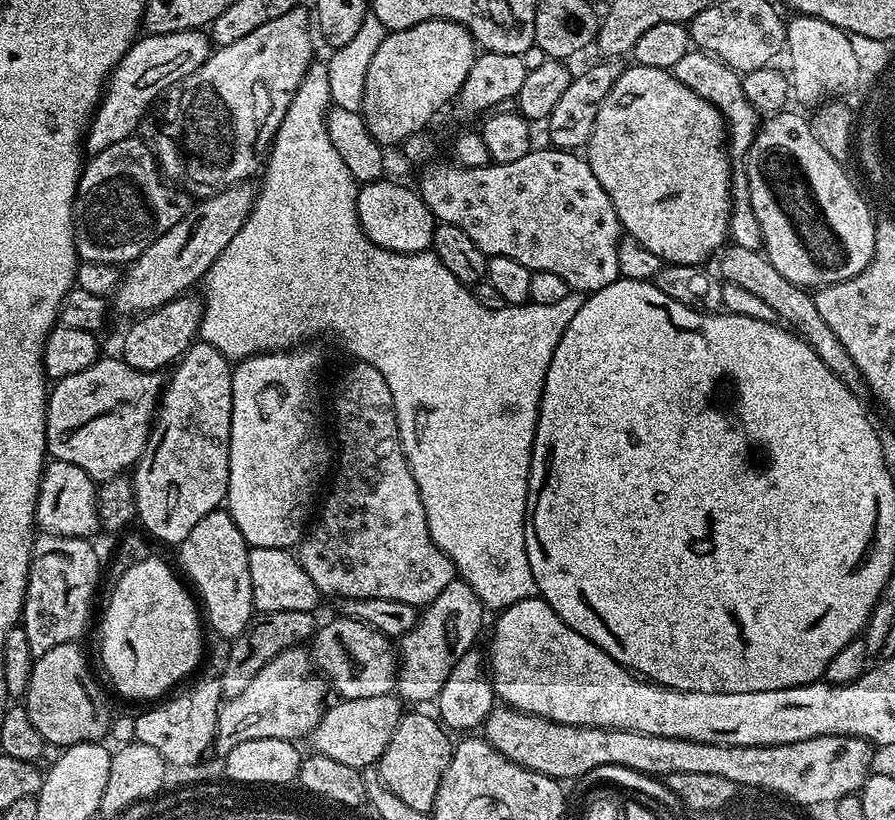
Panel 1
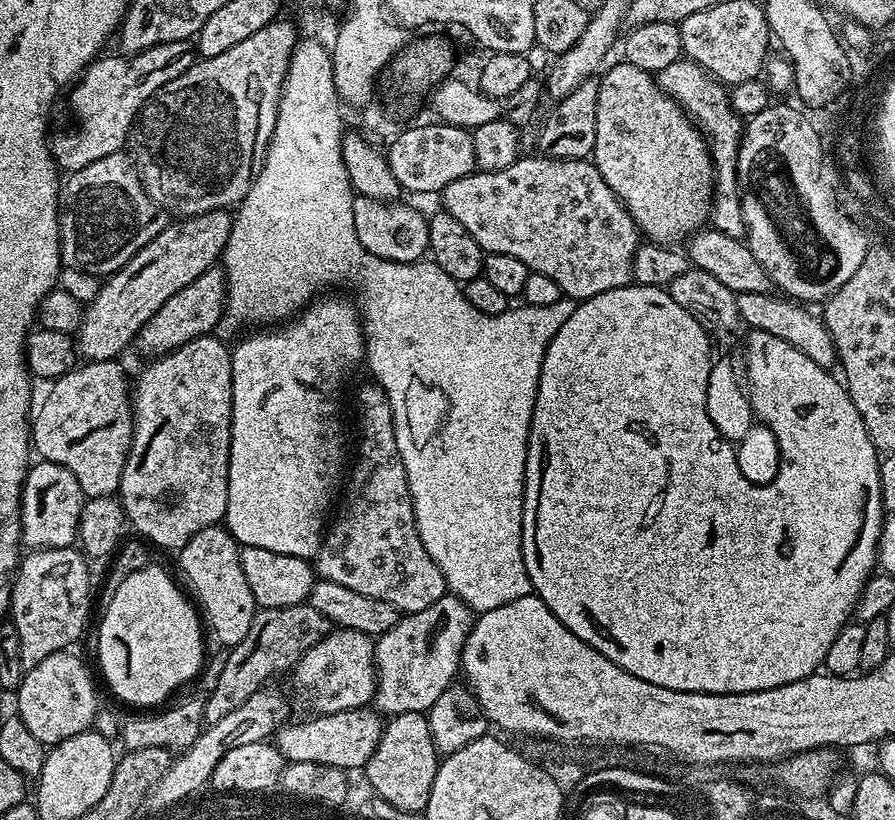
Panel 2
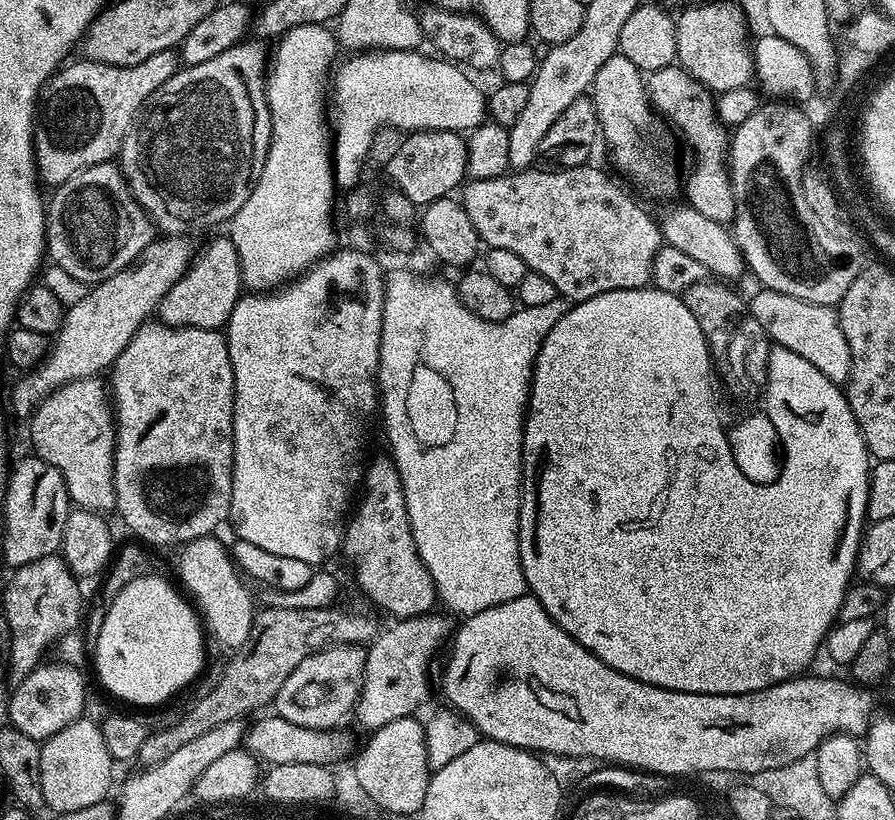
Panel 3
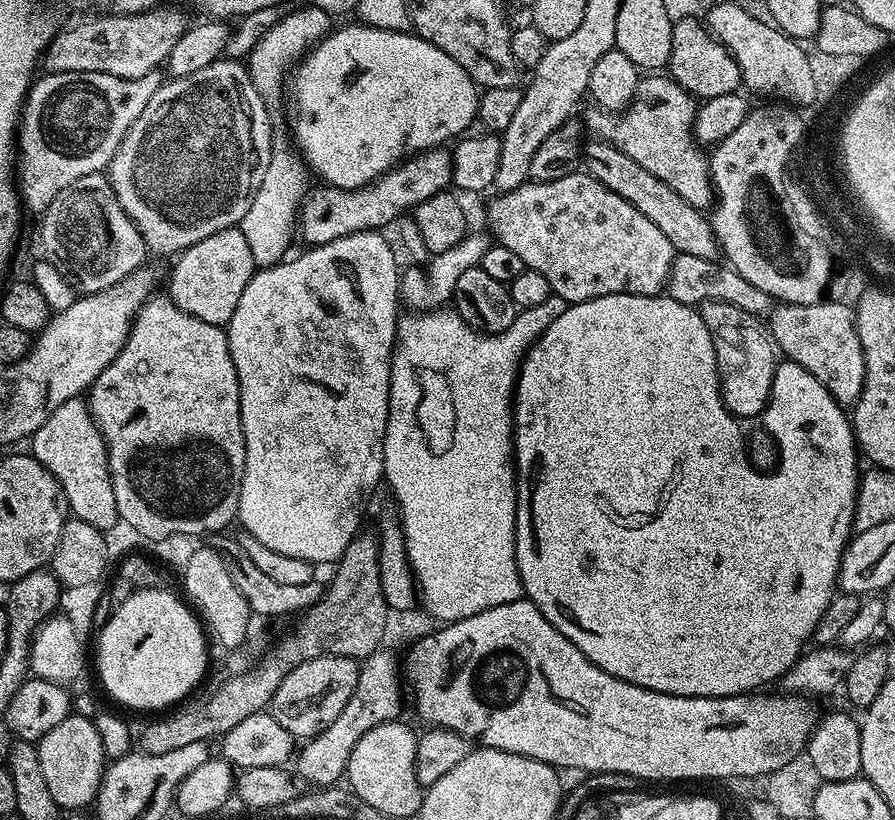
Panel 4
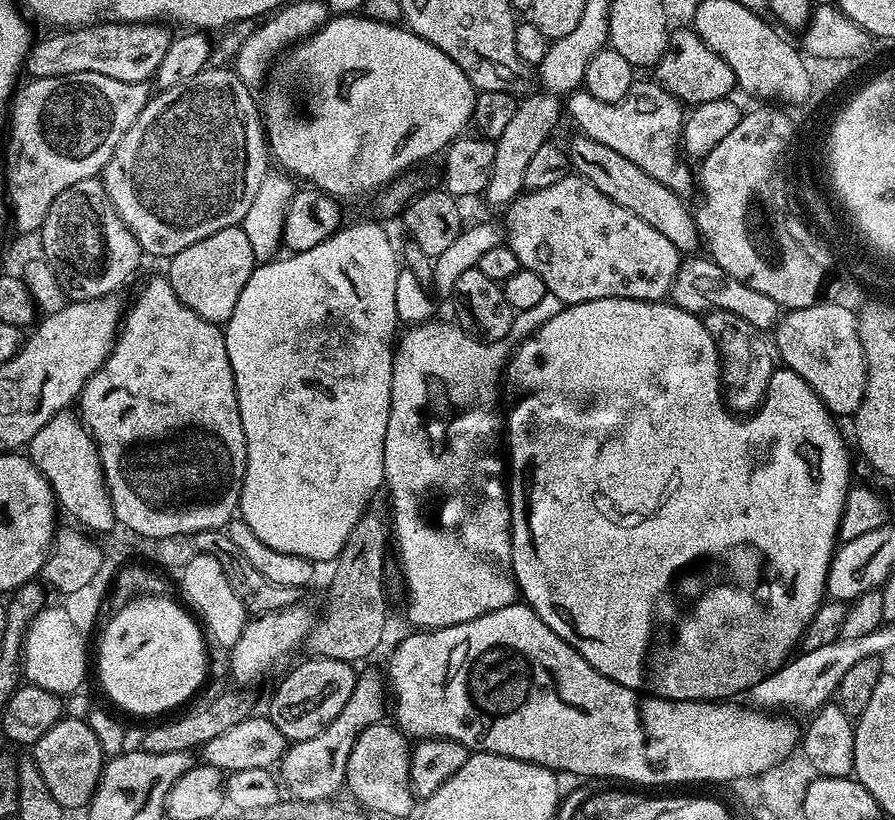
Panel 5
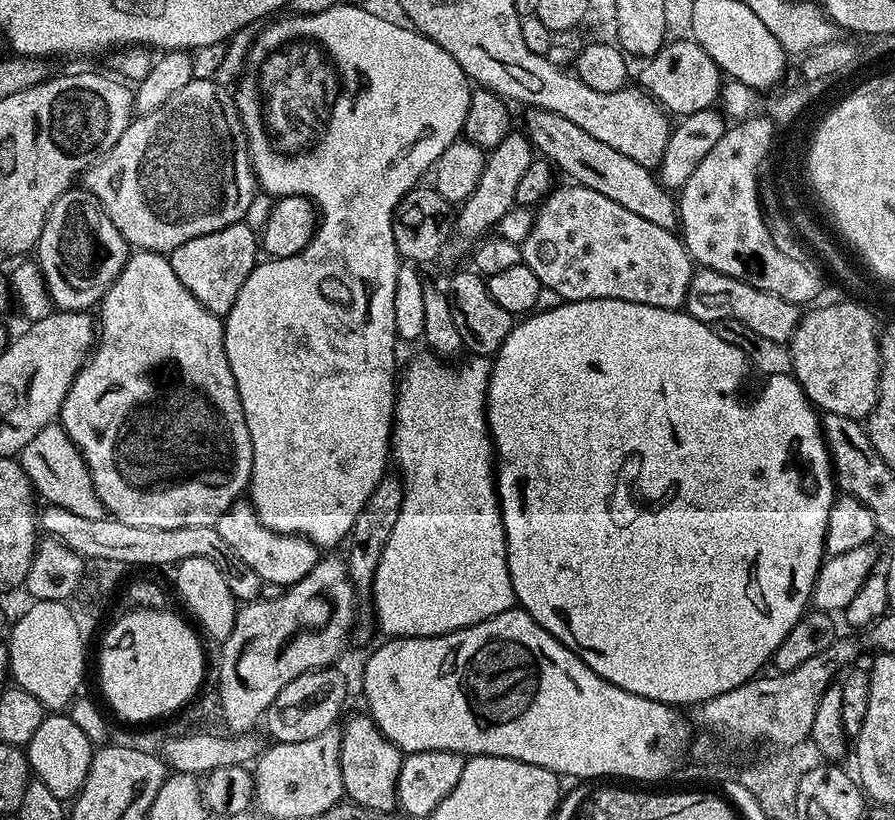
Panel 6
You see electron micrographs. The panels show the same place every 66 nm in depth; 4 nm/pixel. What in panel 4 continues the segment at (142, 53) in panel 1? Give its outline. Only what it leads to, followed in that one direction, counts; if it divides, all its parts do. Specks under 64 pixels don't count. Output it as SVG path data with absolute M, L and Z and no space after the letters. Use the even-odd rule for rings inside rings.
M159 71L142 74L142 78L114 78L114 74L97 72L49 72L41 75L24 97L16 138L16 162L14 175L18 185L18 195L23 207L35 214L42 214L54 198L70 182L86 178L86 174L104 172L114 154L120 149L126 130L146 110L146 102L160 88L162 76Z

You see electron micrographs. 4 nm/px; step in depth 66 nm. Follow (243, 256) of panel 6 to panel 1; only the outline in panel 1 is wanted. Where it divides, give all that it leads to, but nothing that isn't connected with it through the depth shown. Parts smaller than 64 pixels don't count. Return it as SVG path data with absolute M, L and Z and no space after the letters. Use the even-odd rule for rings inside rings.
M192 294L177 296L176 299L163 304L161 308L154 308L151 312L145 312L128 328L128 333L124 336L124 341L120 344L119 359L126 366L130 366L139 372L160 372L169 366L175 365L180 357L188 351L188 348L197 339L200 331L200 319L204 313L204 305L199 299L196 300Z

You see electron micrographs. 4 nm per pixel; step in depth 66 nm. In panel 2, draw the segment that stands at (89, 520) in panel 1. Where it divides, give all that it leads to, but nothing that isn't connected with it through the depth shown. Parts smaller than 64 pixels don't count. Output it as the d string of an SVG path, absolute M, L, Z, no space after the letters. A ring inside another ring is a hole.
M49 460L33 463L24 479L20 495L20 538L28 550L37 548L70 548L77 543L76 531L86 497L78 478Z

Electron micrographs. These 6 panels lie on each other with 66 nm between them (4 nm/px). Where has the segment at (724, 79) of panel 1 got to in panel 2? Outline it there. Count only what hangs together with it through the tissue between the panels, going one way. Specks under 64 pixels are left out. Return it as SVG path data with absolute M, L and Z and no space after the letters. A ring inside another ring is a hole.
M681 58L671 62L670 66L655 73L656 84L672 99L677 100L685 112L692 117L697 128L704 133L708 147L712 150L714 169L714 191L712 193L711 227L718 229L729 238L744 240L746 222L742 216L742 202L738 191L738 154L740 140L744 136L745 121L732 109L732 98L729 89L721 84L715 76L694 61Z

